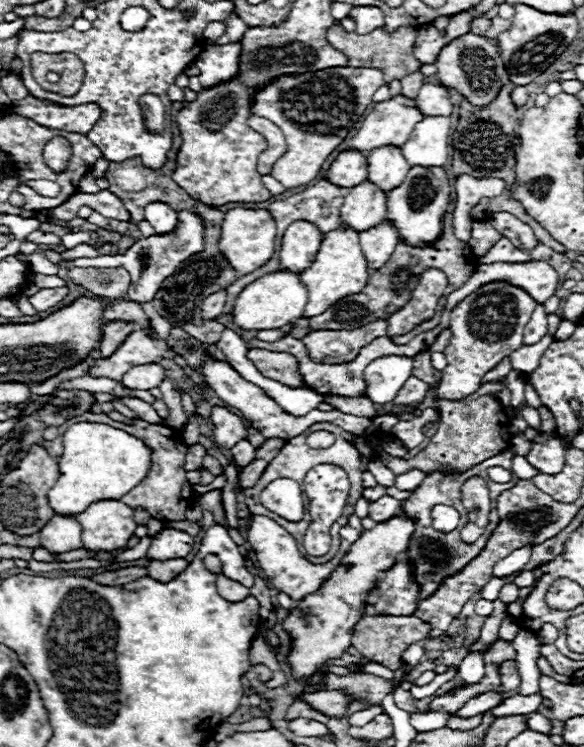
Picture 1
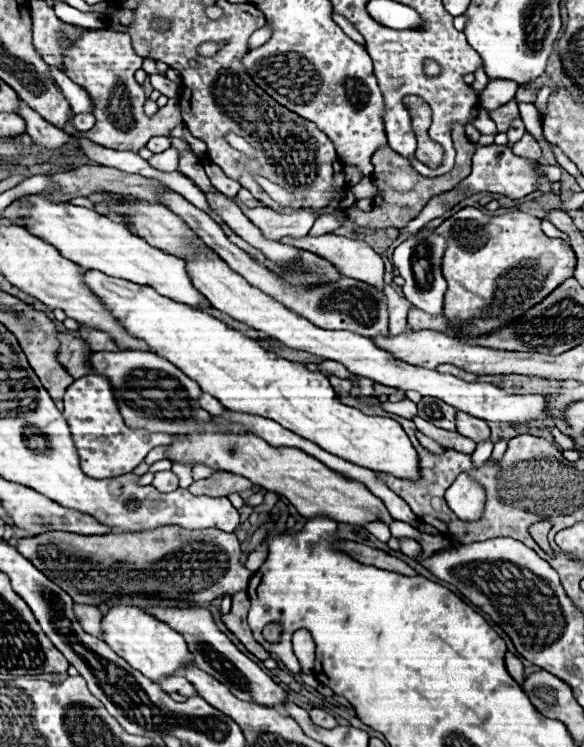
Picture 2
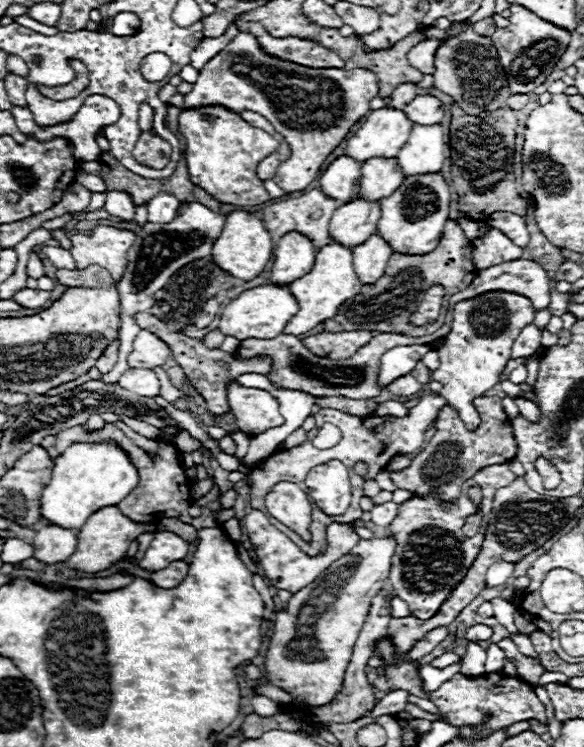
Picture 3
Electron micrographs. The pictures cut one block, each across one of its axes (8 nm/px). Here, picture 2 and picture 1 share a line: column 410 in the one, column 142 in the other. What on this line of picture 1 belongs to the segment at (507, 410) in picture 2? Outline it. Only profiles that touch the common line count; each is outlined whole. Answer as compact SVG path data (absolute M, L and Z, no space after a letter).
M144 364L128 370L128 374L122 378L122 384L134 390L152 390L158 388L164 378L164 368L160 364Z

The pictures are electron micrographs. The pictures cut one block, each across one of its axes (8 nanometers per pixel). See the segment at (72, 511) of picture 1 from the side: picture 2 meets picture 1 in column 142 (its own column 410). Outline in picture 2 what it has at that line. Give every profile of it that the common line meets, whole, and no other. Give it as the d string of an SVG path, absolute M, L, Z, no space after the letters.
M84 270L82 276L84 284L98 294L106 310L128 334L146 340L158 356L178 366L188 378L198 382L202 392L218 398L228 410L270 418L352 464L396 478L418 478L418 456L402 426L392 418L366 416L356 408L340 404L326 376L268 352L258 340L248 338L194 306L184 306L182 302L172 302L156 294L152 286L110 278L98 270Z

